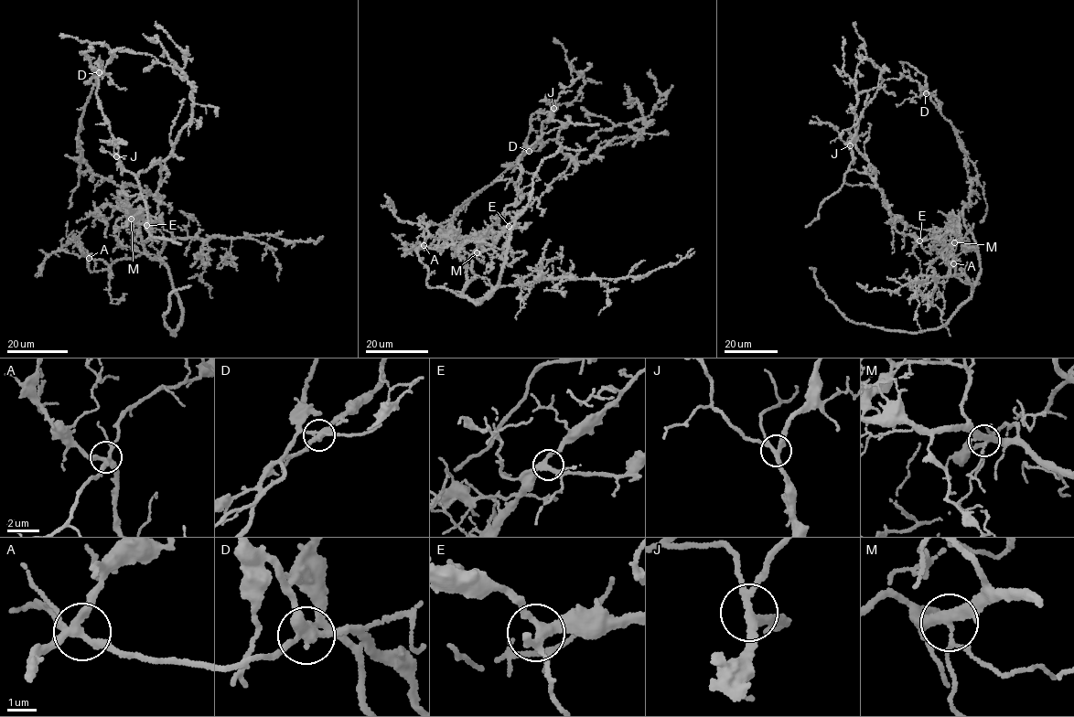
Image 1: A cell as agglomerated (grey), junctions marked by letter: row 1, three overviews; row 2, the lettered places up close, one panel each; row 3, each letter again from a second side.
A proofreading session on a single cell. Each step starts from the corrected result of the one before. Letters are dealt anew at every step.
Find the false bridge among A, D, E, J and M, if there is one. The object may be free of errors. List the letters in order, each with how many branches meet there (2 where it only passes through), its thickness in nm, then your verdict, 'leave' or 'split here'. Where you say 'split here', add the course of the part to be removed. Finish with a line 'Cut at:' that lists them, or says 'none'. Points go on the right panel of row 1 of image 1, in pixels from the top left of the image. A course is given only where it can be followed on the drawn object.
A: 4 branches meet; 260 nm thick; leave
D: 4 branches meet; 320 nm thick; split here; foreign part runs (925, 93), (930, 96), (944, 118), (950, 123), (973, 164), (987, 208), (981, 223)
E: 4 branches meet; 260 nm thick; leave
J: 4 branches meet; 280 nm thick; leave
M: 4 branches meet; 280 nm thick; leave
Cut at: D

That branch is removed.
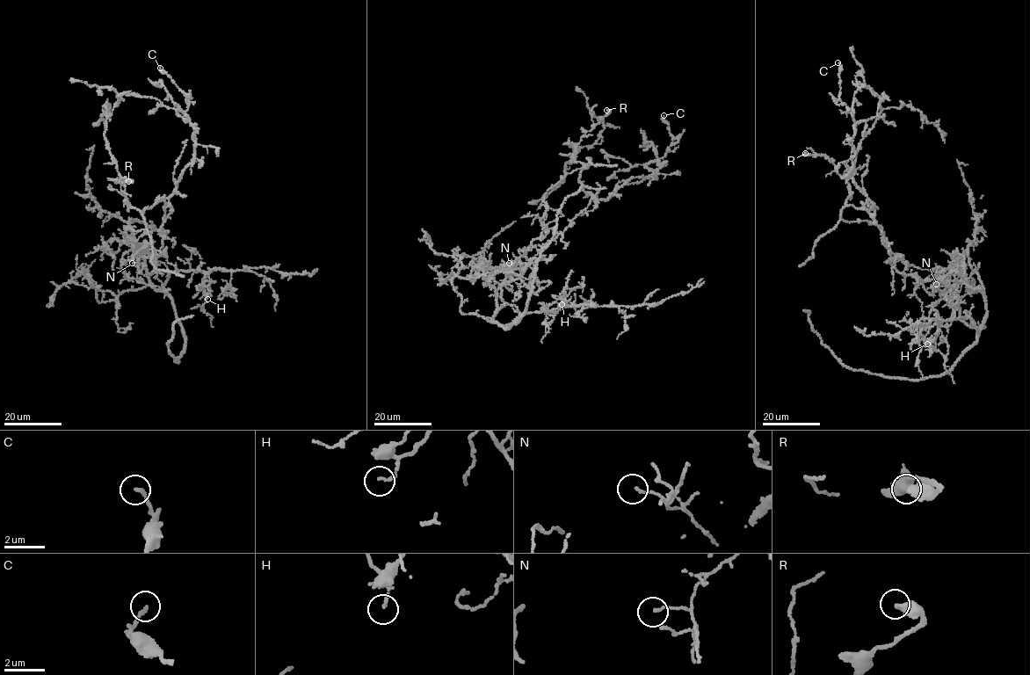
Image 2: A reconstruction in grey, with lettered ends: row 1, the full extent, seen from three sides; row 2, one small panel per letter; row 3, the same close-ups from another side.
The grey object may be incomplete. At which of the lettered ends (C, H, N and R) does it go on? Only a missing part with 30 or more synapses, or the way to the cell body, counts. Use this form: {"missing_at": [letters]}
{"missing_at": []}

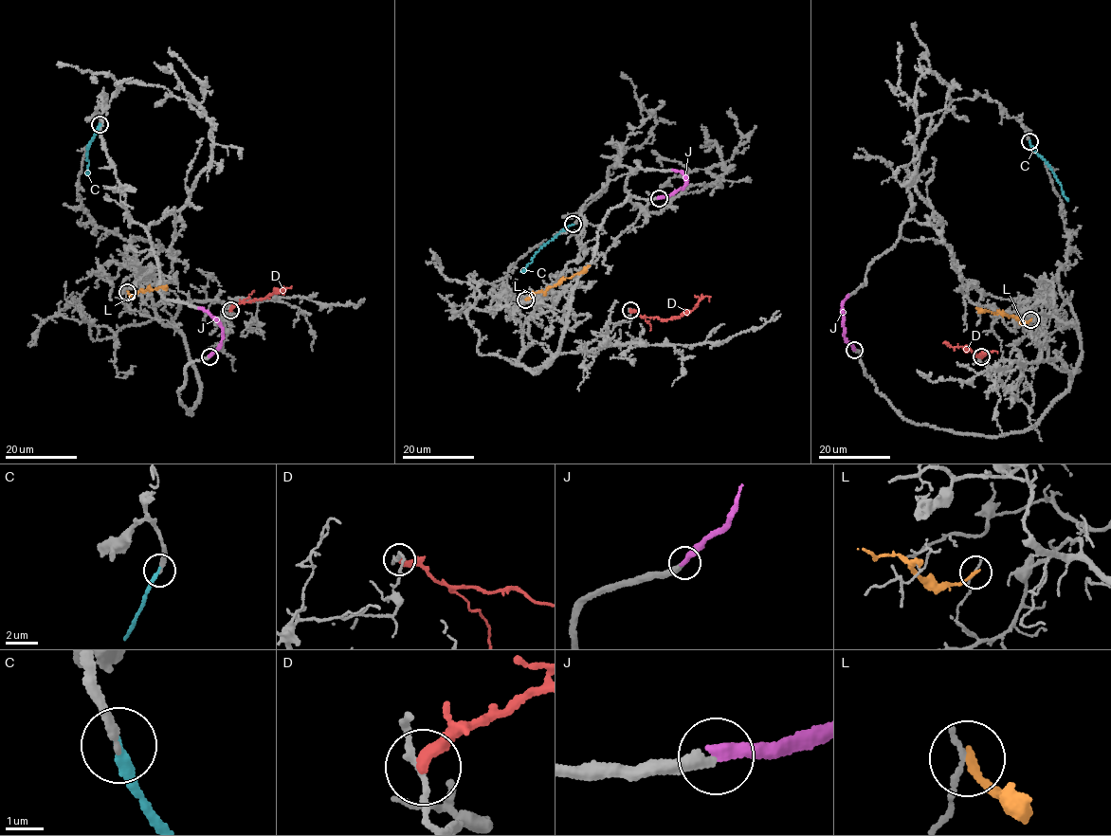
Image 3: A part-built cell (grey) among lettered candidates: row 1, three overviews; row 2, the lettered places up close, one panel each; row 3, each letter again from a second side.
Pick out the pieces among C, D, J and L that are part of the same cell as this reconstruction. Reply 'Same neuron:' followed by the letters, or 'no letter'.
Same neuron: C, J

